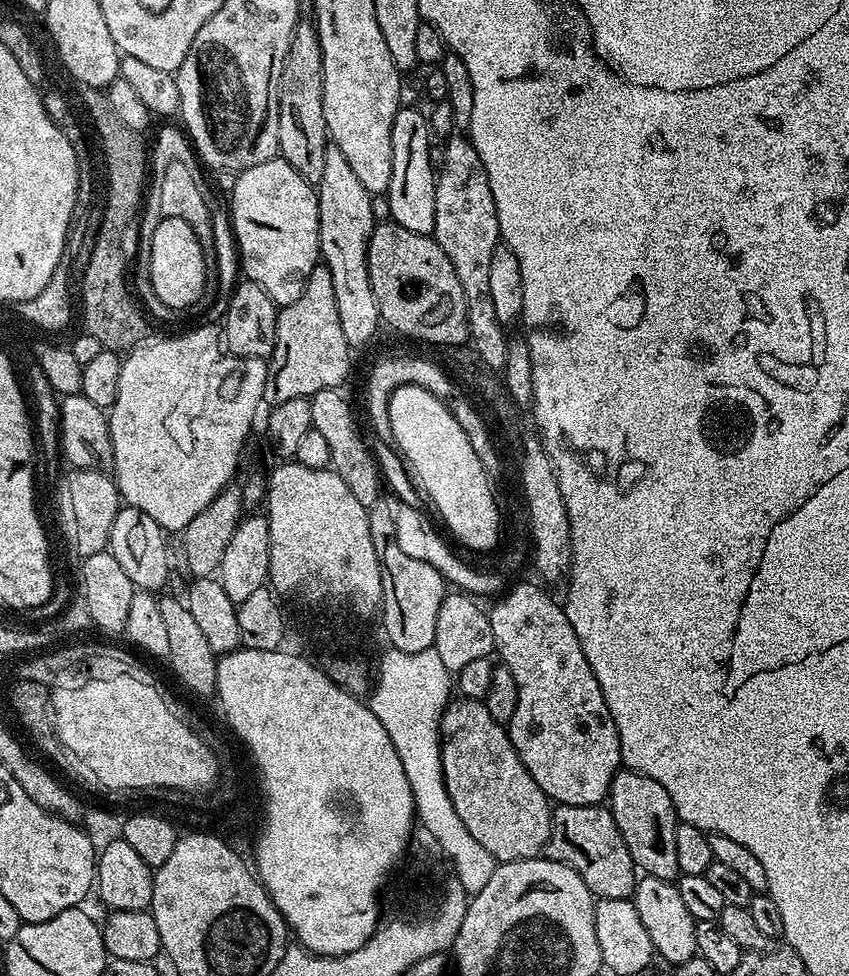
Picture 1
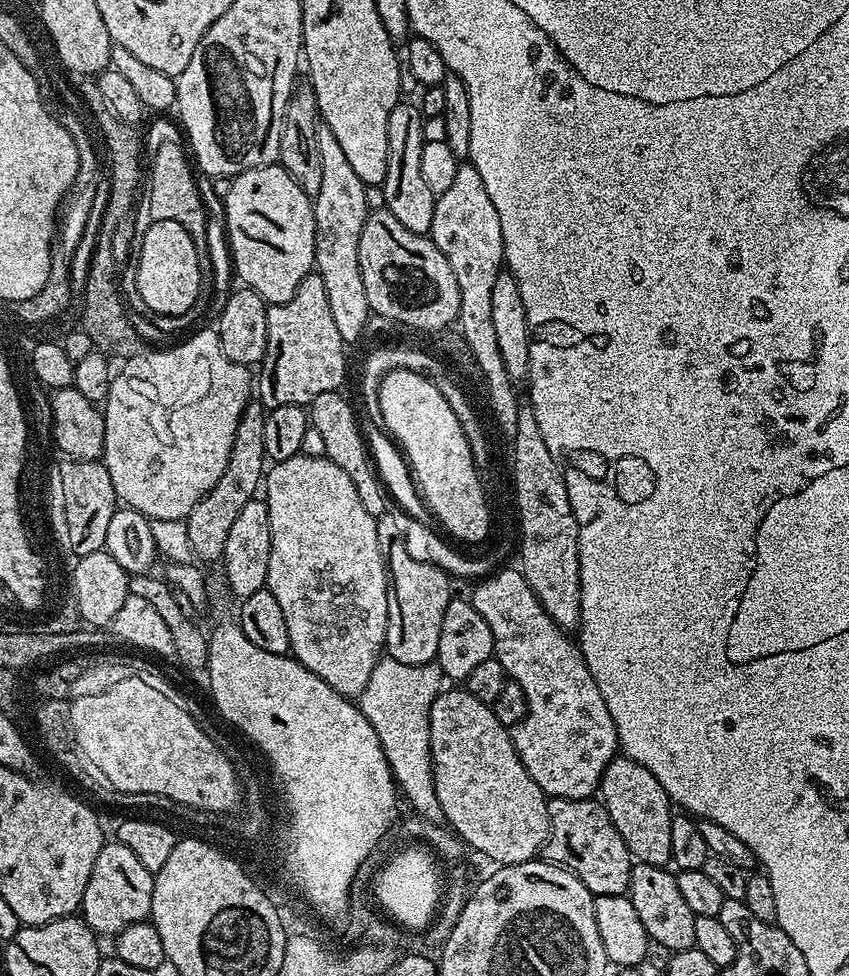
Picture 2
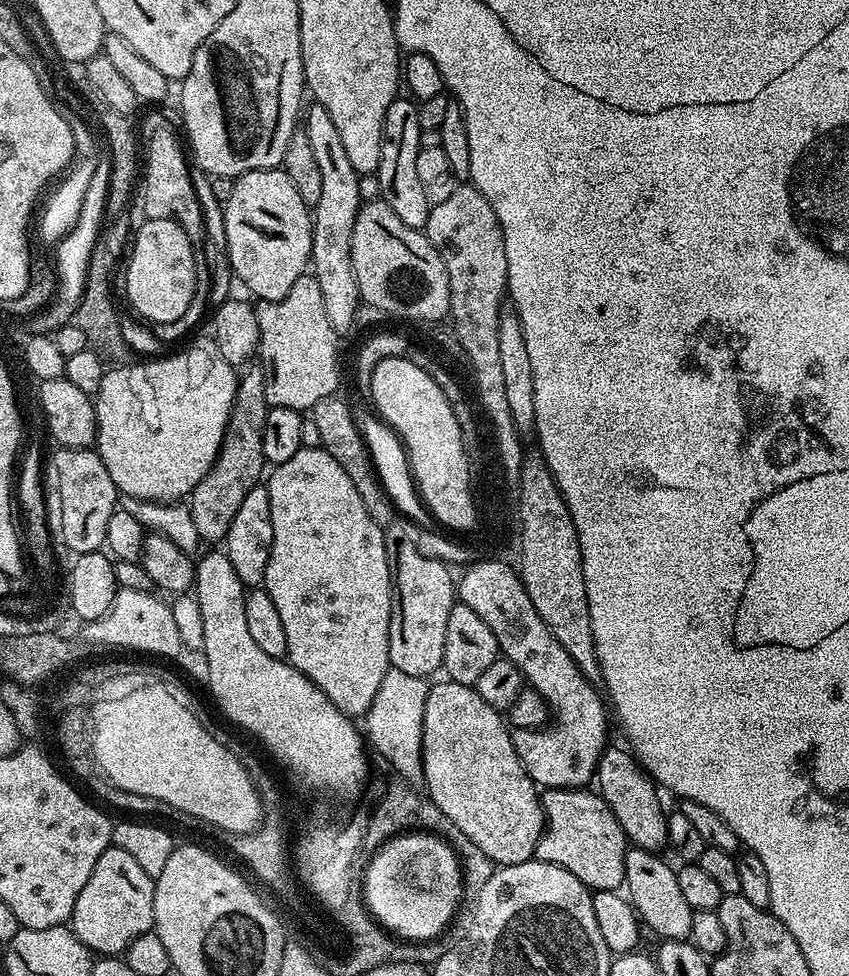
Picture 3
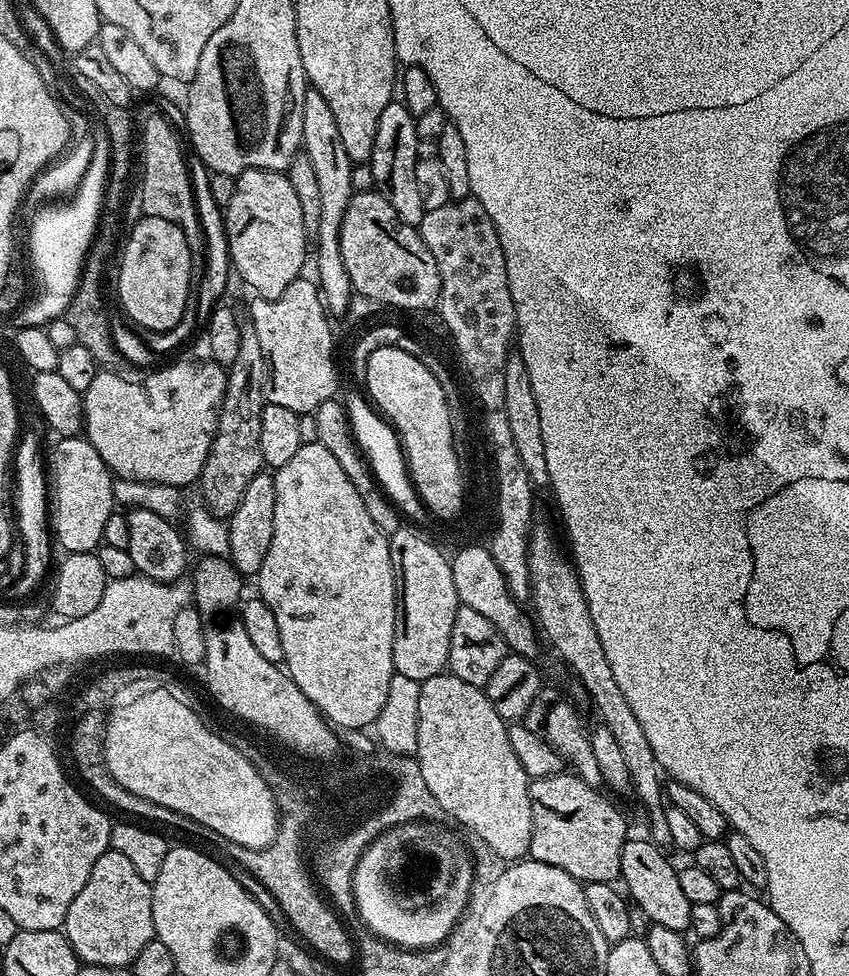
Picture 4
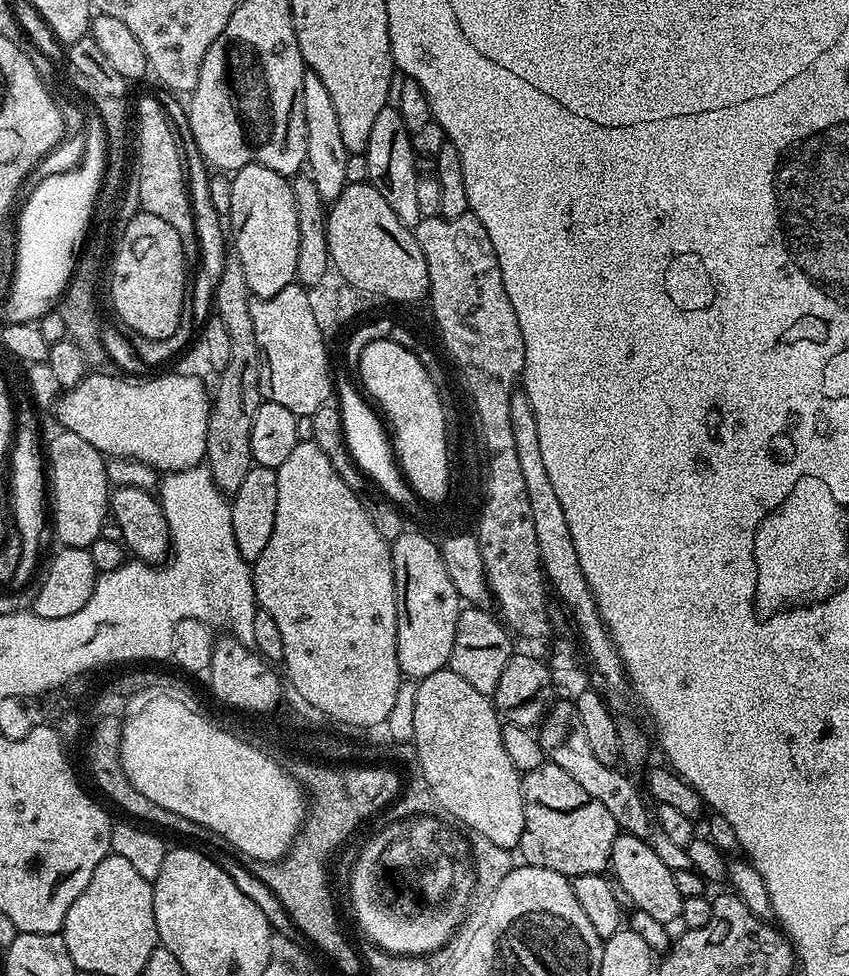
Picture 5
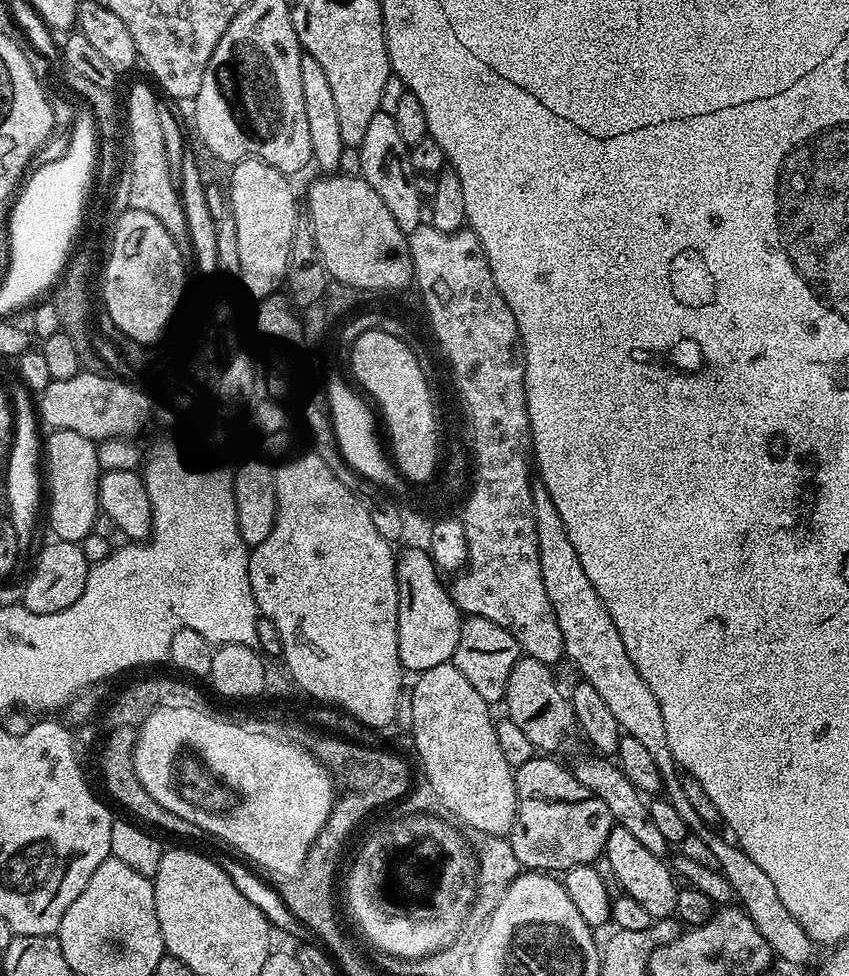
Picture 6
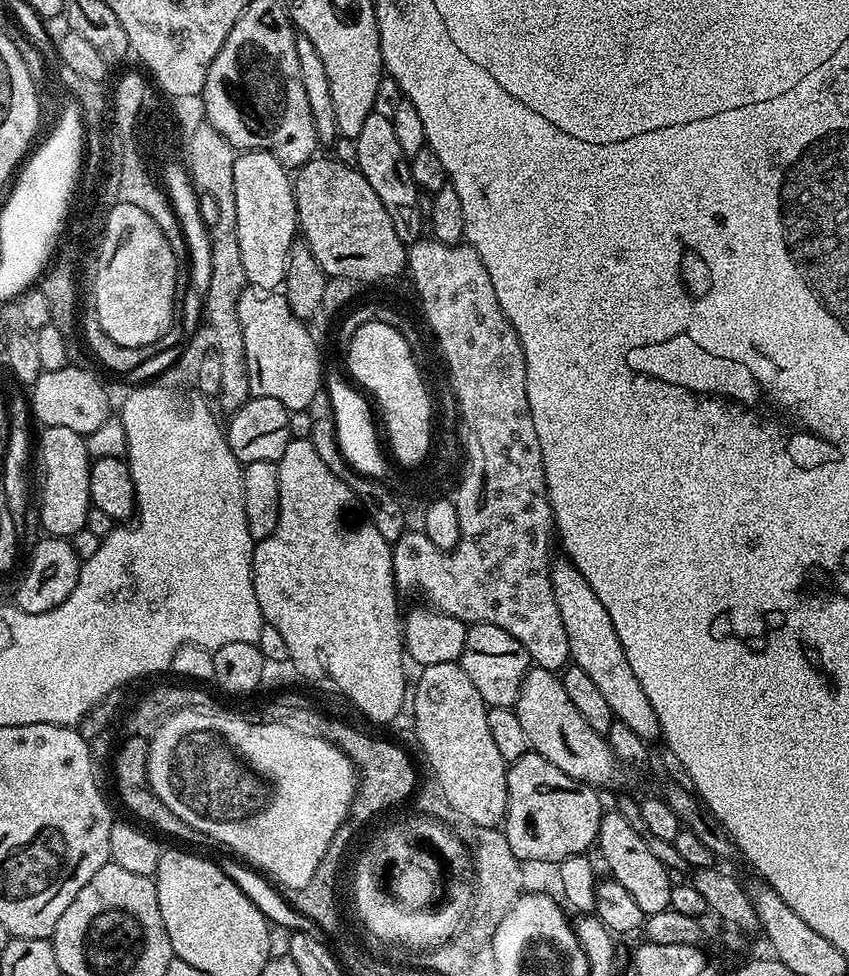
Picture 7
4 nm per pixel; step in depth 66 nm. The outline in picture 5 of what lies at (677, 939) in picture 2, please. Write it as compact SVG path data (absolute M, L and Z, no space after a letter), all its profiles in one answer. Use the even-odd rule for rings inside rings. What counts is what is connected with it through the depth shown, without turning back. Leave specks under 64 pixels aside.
M627 834L617 835L610 872L619 891L632 899L633 909L650 914L650 918L658 918L658 922L669 926L679 921L684 897L678 892L677 883L674 882L674 871L668 869L657 854L654 854L647 839Z

